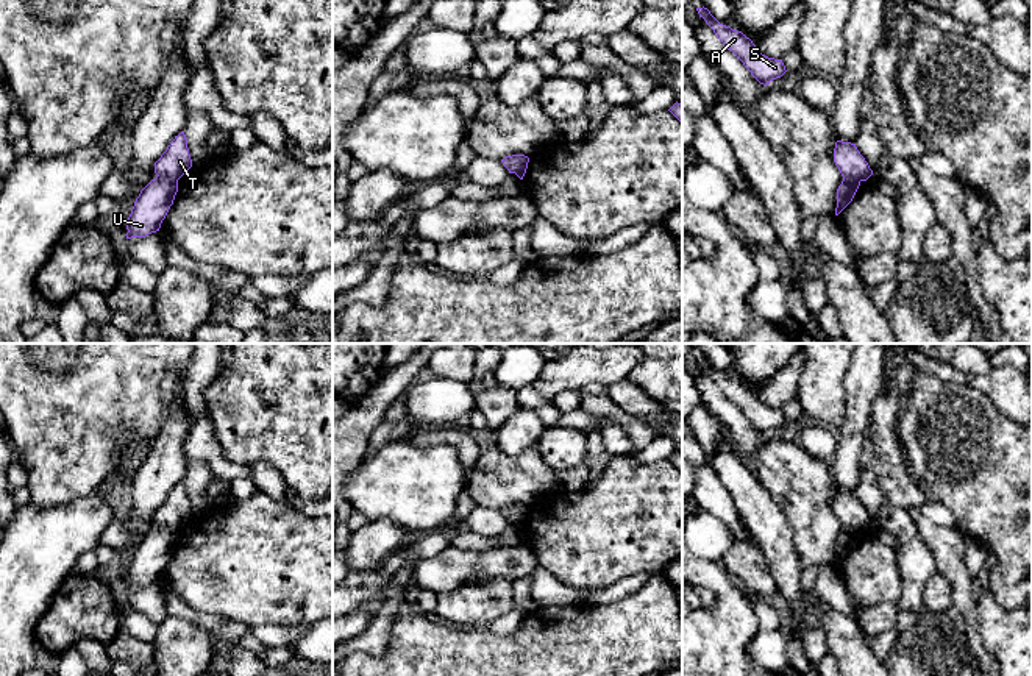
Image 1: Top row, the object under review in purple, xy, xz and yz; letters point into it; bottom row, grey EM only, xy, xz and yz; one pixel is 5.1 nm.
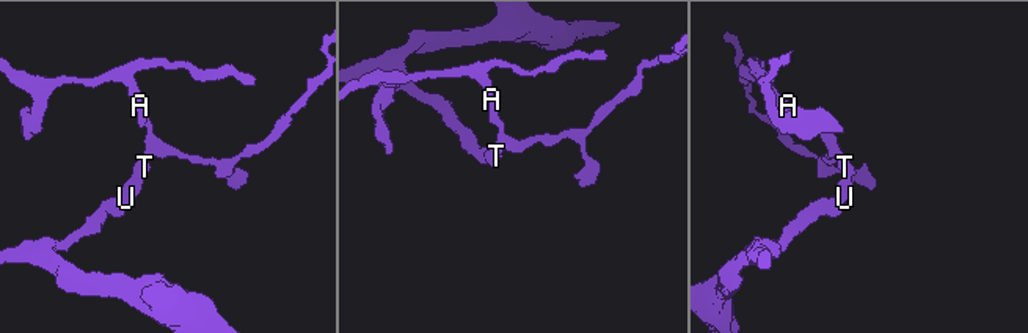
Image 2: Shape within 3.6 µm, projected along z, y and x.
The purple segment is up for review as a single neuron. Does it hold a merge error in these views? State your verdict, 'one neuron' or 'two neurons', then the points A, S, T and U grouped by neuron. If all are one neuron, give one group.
two neurons | A S T / U

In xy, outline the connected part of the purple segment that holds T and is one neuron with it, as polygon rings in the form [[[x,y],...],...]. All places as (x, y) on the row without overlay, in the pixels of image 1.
[[[181,481],[155,512],[155,523],[178,531],[190,517],[192,509],[187,498],[187,489],[184,481]]]

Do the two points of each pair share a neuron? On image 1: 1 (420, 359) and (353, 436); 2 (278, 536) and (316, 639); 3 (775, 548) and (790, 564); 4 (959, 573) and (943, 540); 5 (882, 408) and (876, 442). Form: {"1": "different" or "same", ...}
{"1": "same", "2": "different", "3": "same", "4": "same", "5": "same"}

